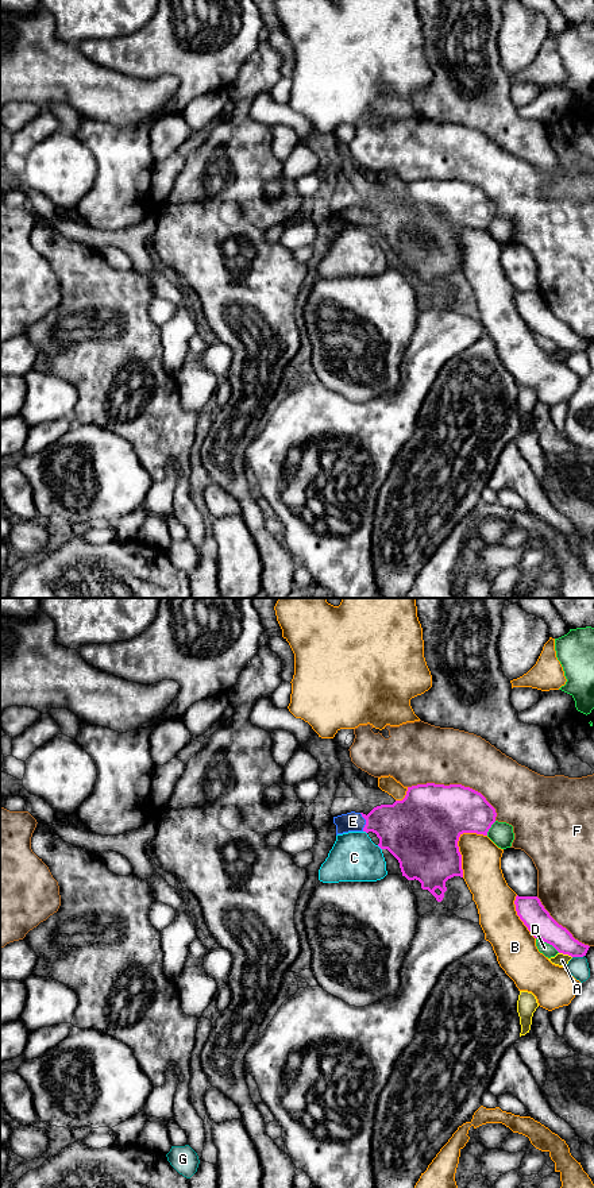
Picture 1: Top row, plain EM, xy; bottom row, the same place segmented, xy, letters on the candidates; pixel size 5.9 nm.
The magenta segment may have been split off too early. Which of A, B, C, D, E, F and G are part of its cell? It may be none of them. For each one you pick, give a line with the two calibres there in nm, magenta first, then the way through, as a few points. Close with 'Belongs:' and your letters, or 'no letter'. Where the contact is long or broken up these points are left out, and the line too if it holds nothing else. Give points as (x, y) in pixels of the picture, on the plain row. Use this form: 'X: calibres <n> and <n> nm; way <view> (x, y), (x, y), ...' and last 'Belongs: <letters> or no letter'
E: calibres 340 and 120 nm; way xy (407, 224), (390, 218), (366, 218), (353, 216)
Belongs: E

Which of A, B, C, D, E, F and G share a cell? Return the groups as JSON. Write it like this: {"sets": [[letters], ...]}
{"sets": [["A"], ["B"], ["C"], ["D"], ["E"], ["F"], ["G"]]}

